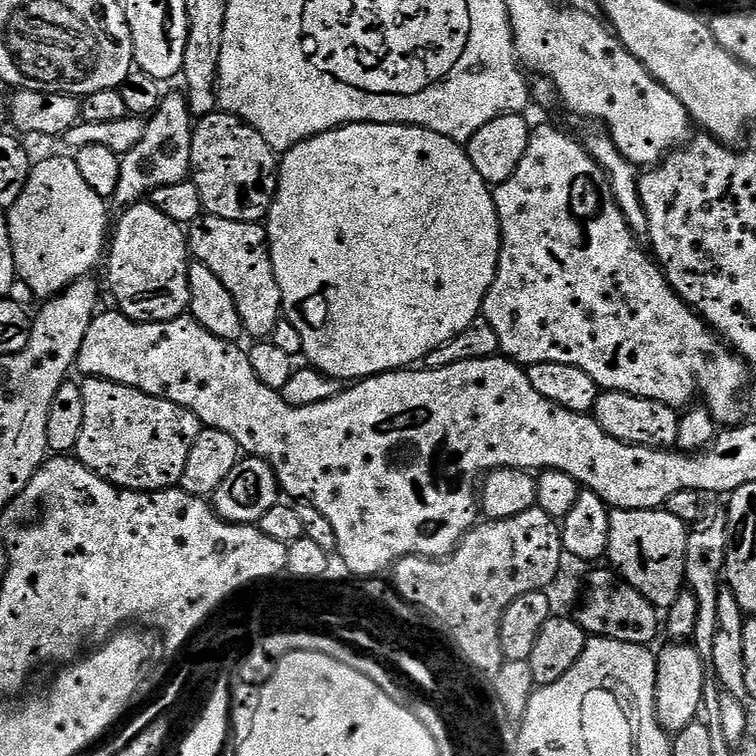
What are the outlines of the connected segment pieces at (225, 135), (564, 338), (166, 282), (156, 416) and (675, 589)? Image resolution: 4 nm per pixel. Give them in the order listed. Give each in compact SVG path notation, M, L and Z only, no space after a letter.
M215 111L209 116L201 116L192 130L192 171L190 179L202 194L204 212L218 218L230 218L234 222L258 224L267 221L268 212L276 200L278 179L278 153L245 120L231 116L229 112Z
M532 128L532 137L526 146L526 154L522 154L522 162L510 174L506 182L495 185L496 213L500 219L500 265L496 268L496 277L484 299L483 319L494 326L498 334L500 352L507 359L521 365L537 364L538 362L562 362L570 366L578 366L594 378L601 389L609 392L629 392L642 398L657 400L669 404L671 408L680 410L691 405L696 396L696 388L704 395L706 405L715 423L720 426L736 426L745 419L745 401L739 392L745 391L744 383L748 380L749 365L743 356L729 348L717 333L713 332L688 303L672 289L670 282L664 277L664 269L647 251L640 249L641 241L630 230L622 210L612 193L607 174L598 166L592 155L584 149L583 143L556 128Z
M141 202L139 204L130 204L119 213L120 221L115 221L114 227L110 232L110 243L106 248L106 264L108 260L108 288L112 291L112 296L116 299L115 307L129 316L132 320L141 322L151 322L154 320L177 320L180 316L188 312L188 303L190 302L190 282L188 281L188 266L190 263L190 253L188 250L188 238L185 229L179 224L170 222L162 210L158 210L151 202Z
M101 376L87 377L80 384L80 389L86 411L82 418L82 435L74 449L75 459L91 472L97 472L103 480L110 481L117 488L128 488L131 492L161 492L164 488L179 485L182 470L186 470L186 458L190 458L190 450L202 431L199 418L189 408L113 380L103 380Z
M617 508L610 518L607 559L621 580L634 586L655 608L666 610L686 588L684 563L689 531L689 525L667 510Z

